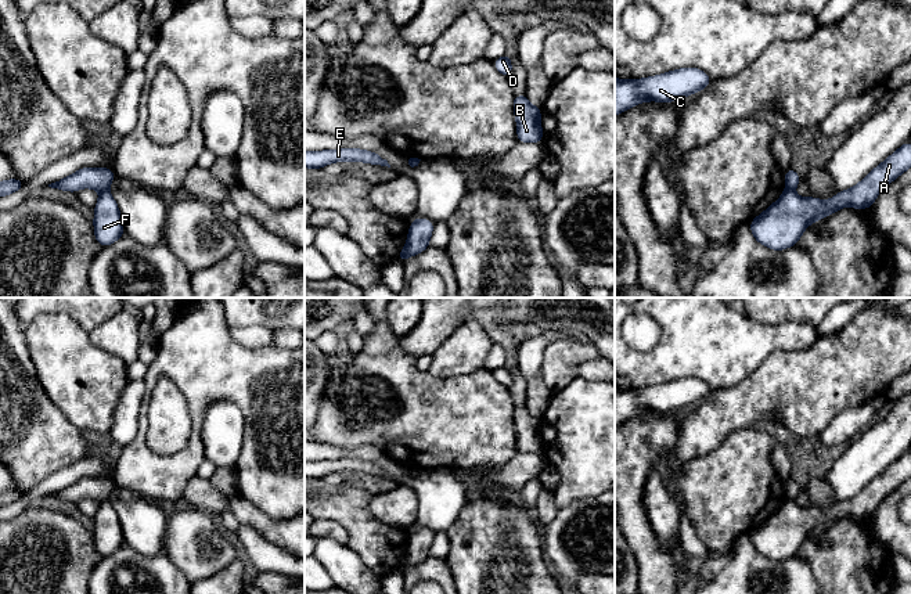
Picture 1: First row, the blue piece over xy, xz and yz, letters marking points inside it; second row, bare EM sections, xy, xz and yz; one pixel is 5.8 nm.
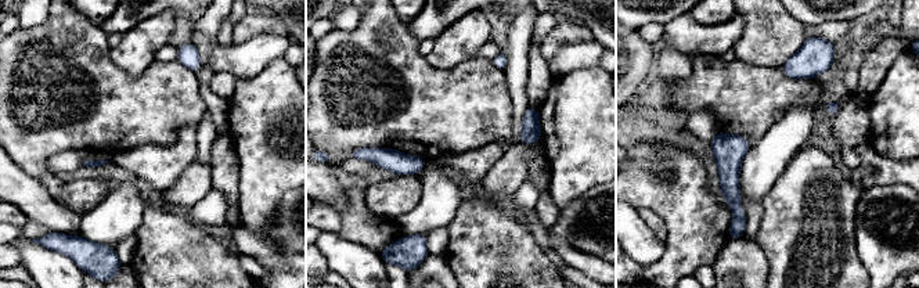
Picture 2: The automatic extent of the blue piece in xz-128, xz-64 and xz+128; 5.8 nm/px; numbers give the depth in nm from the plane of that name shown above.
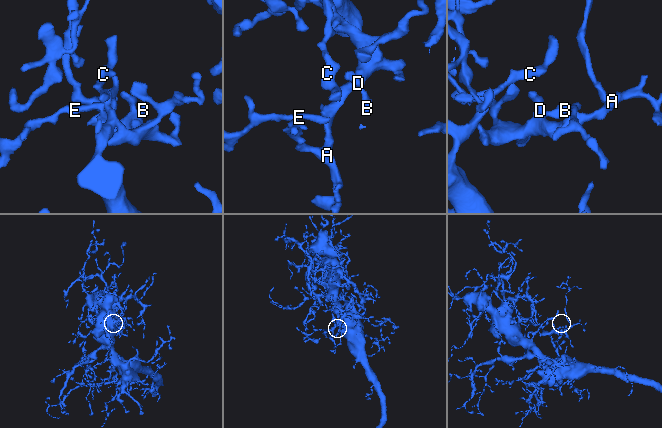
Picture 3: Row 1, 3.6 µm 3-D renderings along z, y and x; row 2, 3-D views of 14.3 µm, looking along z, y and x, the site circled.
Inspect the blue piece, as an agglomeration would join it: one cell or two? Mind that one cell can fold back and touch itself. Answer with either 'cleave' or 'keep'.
cleave

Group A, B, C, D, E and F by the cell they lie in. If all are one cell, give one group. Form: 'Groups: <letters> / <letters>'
Groups: A B C D F / E

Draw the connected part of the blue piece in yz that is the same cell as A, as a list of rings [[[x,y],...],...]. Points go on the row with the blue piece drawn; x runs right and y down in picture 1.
[[[905,141],[897,151],[871,170],[853,188],[839,191],[833,198],[821,201],[815,197],[800,198],[793,190],[782,195],[749,224],[757,242],[782,251],[796,245],[806,227],[845,208],[868,209],[879,192],[911,168],[911,143]]]

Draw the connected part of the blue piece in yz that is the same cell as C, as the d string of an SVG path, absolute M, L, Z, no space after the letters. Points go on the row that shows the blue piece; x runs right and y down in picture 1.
M692 66L637 80L615 78L615 116L640 102L671 102L702 91L710 79L706 72Z

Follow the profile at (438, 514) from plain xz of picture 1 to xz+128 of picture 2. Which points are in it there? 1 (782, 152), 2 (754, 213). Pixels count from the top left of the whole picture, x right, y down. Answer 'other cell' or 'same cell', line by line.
1: same cell
2: other cell

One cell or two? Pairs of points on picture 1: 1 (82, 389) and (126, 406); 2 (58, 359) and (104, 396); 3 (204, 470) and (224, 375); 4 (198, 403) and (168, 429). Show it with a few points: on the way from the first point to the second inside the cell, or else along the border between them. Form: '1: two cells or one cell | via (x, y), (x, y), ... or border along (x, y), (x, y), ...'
1: one cell | via (93, 392), (115, 406)
2: one cell | via (69, 368), (93, 388)
3: two cells | border along (205, 458), (195, 474)
4: two cells | border along (172, 382), (187, 404), (191, 421), (187, 442)

